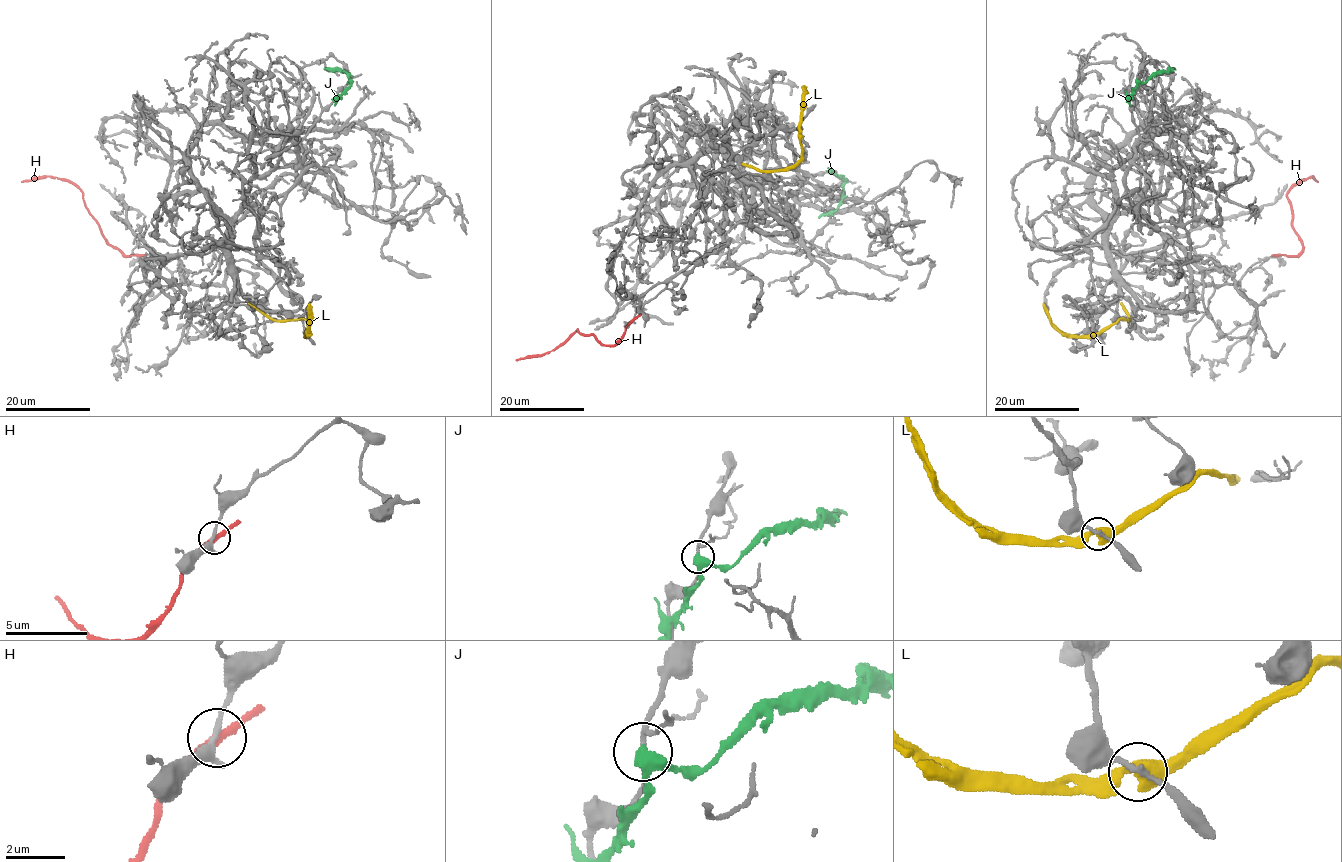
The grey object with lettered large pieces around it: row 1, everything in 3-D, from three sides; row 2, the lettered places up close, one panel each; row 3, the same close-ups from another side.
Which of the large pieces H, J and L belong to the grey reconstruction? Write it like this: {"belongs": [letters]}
{"belongs": ["L"]}

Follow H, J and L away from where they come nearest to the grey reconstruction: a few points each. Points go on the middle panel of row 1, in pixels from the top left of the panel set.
H: (634, 318), (614, 345), (603, 345), (593, 334), (581, 334), (577, 329), (546, 352), (516, 360)
J: (844, 178), (841, 204), (818, 218)
L: (801, 136), (802, 156), (794, 165), (784, 169), (756, 170), (741, 162)

